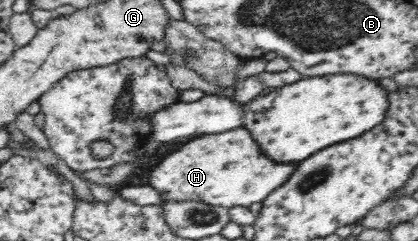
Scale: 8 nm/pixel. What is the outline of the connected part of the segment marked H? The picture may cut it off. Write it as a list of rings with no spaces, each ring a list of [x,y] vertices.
[[[239,126],[233,130],[227,130],[223,134],[201,135],[187,144],[183,144],[179,150],[163,158],[149,174],[148,184],[159,191],[161,203],[169,202],[203,202],[209,206],[222,208],[250,207],[256,202],[264,200],[281,184],[287,182],[287,178],[293,174],[295,164],[273,164],[267,160],[257,144],[253,142],[249,130]]]

